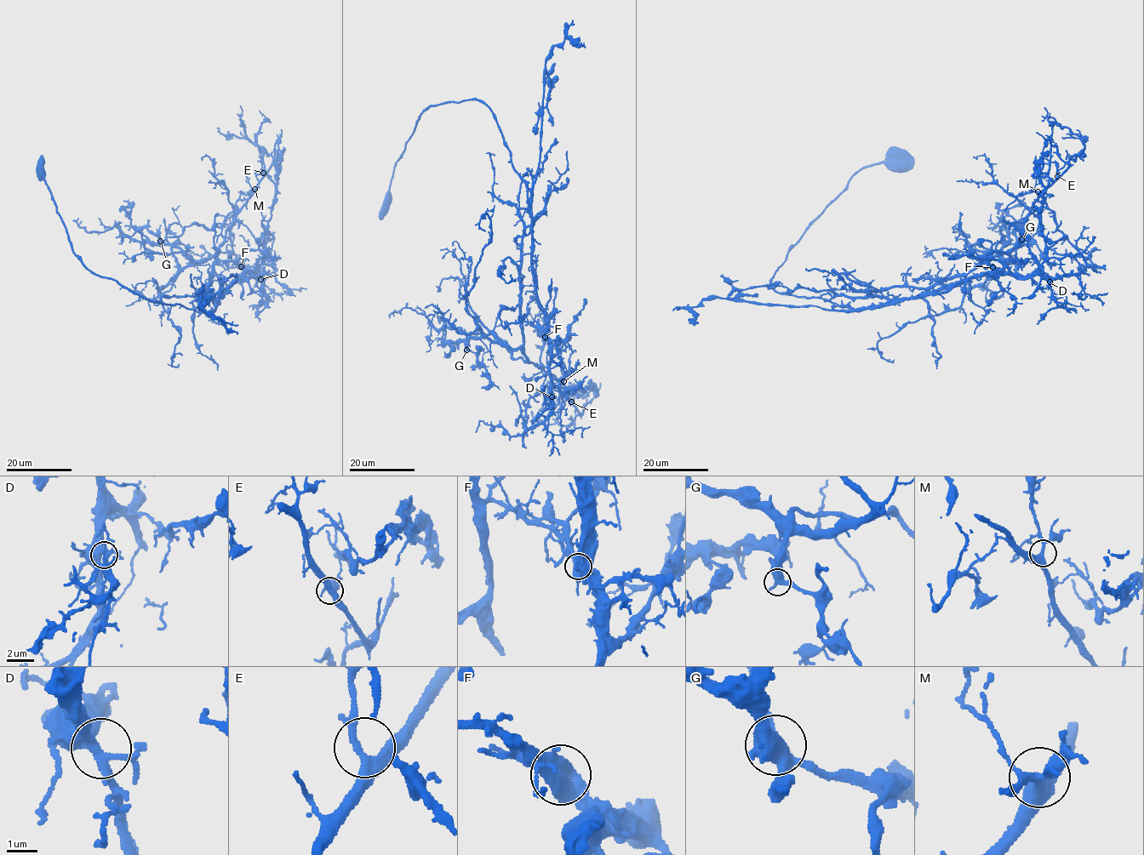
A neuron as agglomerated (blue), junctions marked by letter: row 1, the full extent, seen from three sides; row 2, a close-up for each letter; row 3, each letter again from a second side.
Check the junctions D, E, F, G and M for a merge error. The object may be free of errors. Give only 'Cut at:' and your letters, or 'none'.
Cut at: F

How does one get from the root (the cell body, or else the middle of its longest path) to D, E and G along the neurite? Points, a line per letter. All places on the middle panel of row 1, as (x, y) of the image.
D: (384, 208), (394, 166), (424, 111), (447, 102), (486, 104), (527, 190), (551, 396)
E: (384, 208), (424, 111), (486, 104), (530, 206), (537, 285), (521, 292), (525, 356), (571, 401)
G: (384, 208), (424, 111), (486, 104), (526, 185), (537, 285), (522, 289), (522, 344), (488, 333), (466, 350)

